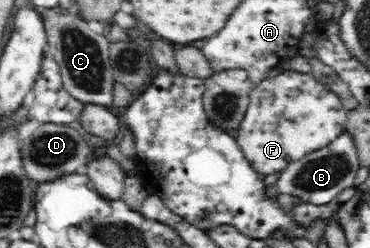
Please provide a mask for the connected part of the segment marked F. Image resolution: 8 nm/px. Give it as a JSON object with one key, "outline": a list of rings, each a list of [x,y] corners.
{"outline":[[[286,70],[254,85],[236,142],[254,170],[267,176],[323,149],[345,131],[346,124],[347,109],[336,93],[311,73]]]}

